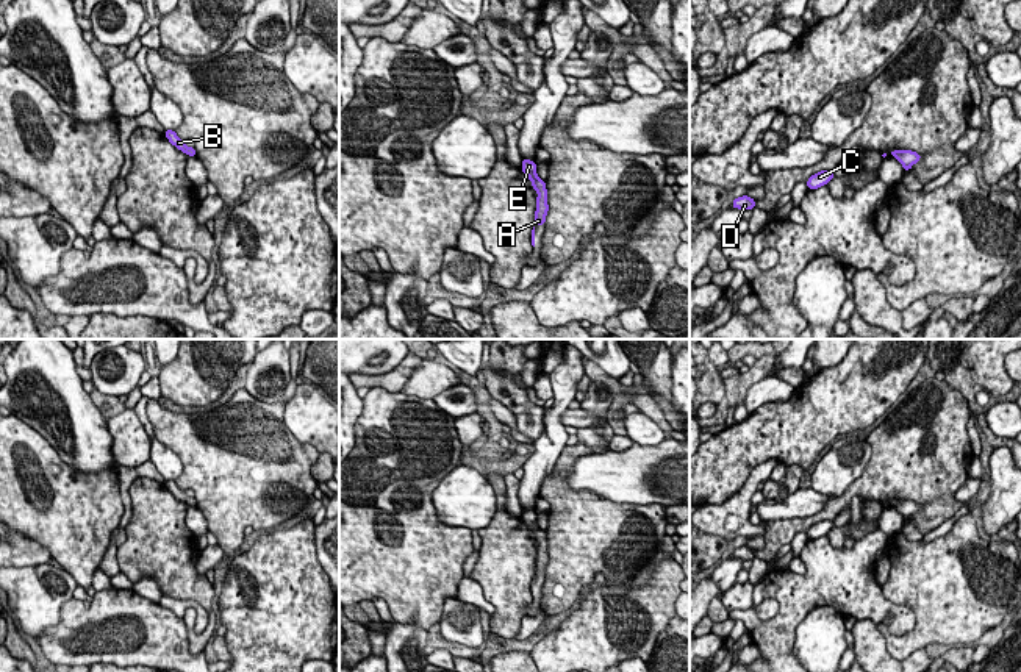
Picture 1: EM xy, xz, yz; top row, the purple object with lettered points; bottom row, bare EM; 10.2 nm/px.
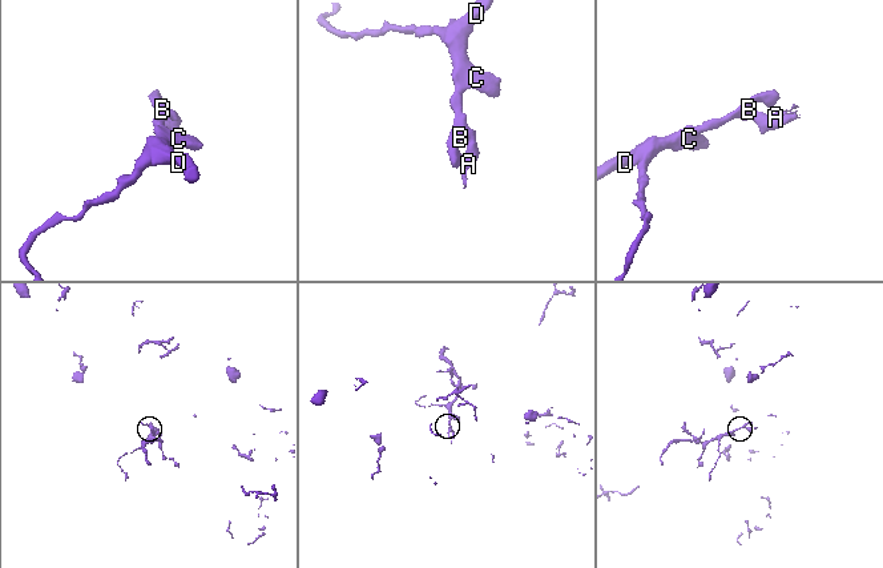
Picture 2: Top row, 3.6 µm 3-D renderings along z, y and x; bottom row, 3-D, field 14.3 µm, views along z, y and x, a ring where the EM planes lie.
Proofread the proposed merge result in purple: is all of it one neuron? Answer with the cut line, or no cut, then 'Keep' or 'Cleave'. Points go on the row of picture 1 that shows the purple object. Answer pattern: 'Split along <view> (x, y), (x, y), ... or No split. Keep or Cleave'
No split. Keep

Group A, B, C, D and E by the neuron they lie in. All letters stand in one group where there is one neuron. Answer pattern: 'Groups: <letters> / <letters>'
Groups: A B C D E

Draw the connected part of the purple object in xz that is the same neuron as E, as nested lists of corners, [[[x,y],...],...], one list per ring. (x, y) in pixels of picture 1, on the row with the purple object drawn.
[[[522,159],[521,169],[528,177],[528,180],[532,181],[533,191],[538,192],[536,211],[535,211],[535,227],[536,225],[544,225],[546,216],[547,216],[547,211],[549,211],[546,181],[543,181],[538,177],[535,161]]]

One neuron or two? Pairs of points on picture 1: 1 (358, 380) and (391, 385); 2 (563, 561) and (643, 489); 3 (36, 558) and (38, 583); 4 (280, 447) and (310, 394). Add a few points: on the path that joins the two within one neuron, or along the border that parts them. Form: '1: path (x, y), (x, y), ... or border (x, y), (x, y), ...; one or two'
1: path (366, 380), (383, 380); one
2: border (629, 502), (634, 505); two
3: border (49, 561), (16, 568); two
4: border (293, 394), (286, 402), (285, 425), (318, 453); two

